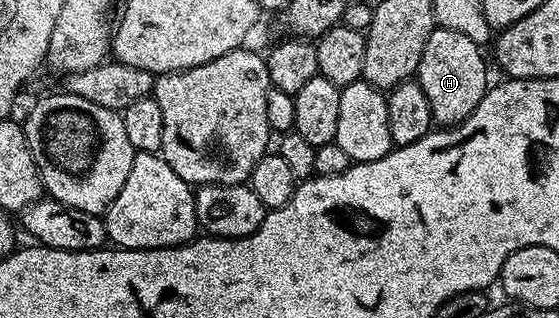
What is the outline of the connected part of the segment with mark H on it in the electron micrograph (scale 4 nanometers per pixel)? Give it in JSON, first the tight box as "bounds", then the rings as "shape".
{"bounds":[416,26,486,128],"shape":[[[435,26],[428,37],[424,54],[420,57],[416,81],[420,89],[424,89],[424,97],[428,97],[434,123],[439,128],[457,127],[463,123],[486,95],[486,59],[482,51],[480,44],[456,29]]]}

